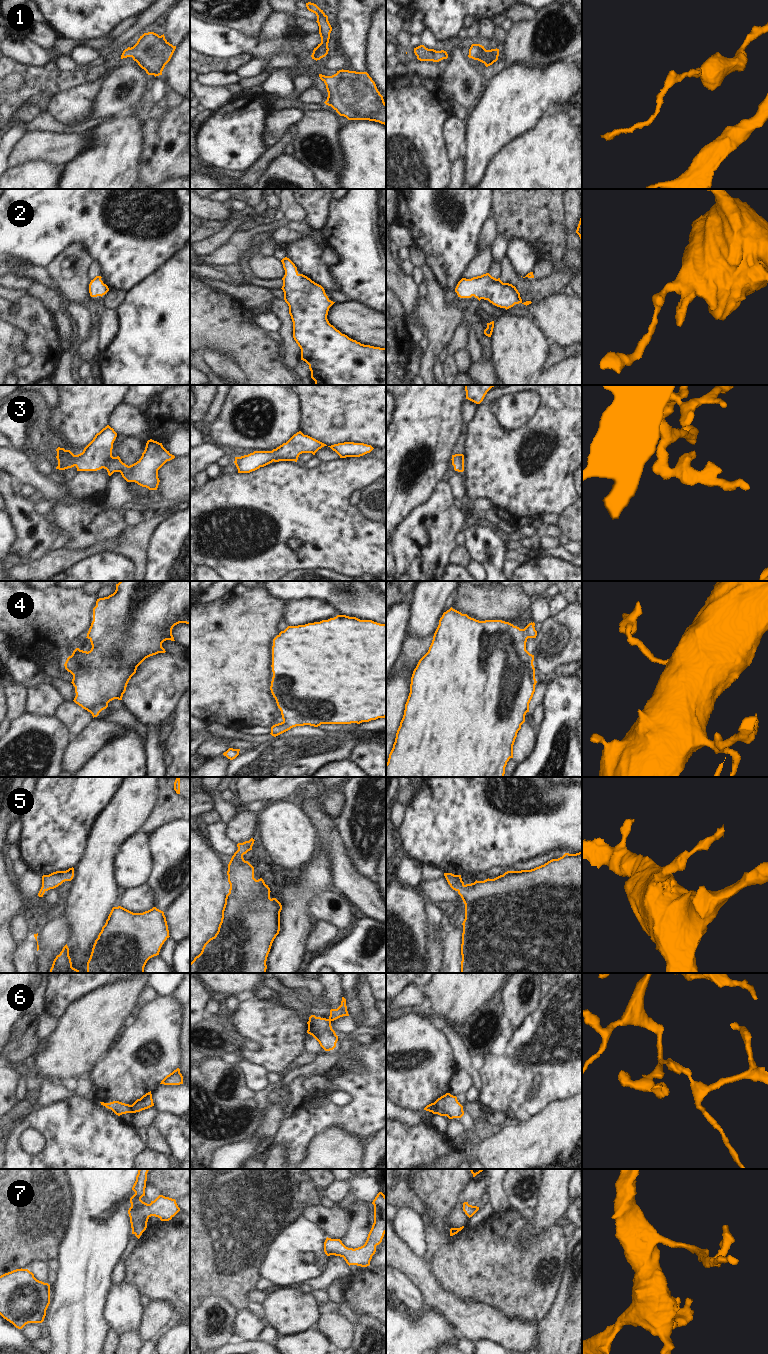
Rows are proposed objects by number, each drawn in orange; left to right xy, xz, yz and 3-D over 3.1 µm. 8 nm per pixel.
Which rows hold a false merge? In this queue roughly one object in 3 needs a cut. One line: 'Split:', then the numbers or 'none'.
Split: 6

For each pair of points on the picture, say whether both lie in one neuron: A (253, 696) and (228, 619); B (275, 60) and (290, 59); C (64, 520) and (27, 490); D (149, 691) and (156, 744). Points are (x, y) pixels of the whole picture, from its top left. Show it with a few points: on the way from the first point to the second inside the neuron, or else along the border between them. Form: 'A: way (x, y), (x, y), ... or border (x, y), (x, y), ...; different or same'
A: way (234, 677), (228, 671), (228, 638); same
B: way (279, 59), (286, 59); same
C: border (23, 483), (32, 485), (36, 490); different
D: way (151, 704), (152, 727), (154, 731); same

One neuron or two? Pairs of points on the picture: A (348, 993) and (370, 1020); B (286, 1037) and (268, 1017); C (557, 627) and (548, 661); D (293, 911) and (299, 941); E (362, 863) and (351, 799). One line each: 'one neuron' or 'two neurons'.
A: two neurons
B: one neuron
C: one neuron
D: one neuron
E: one neuron

